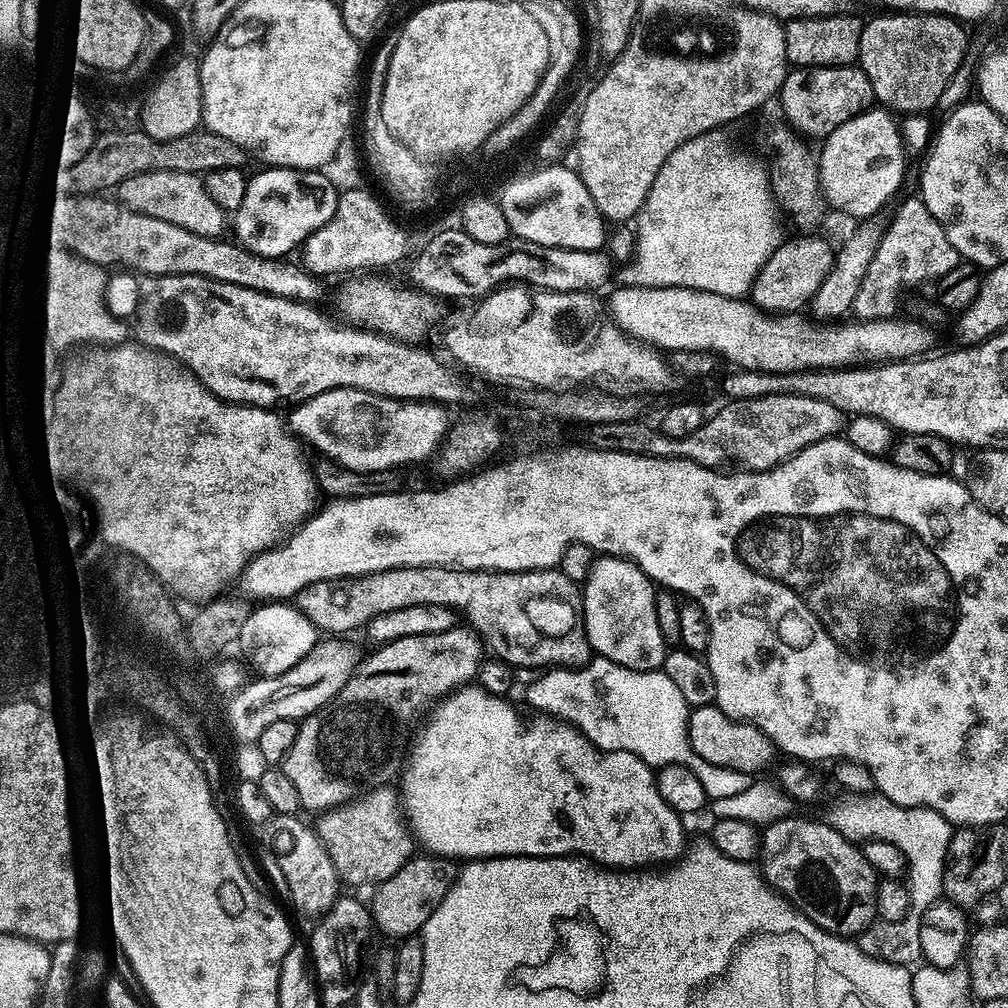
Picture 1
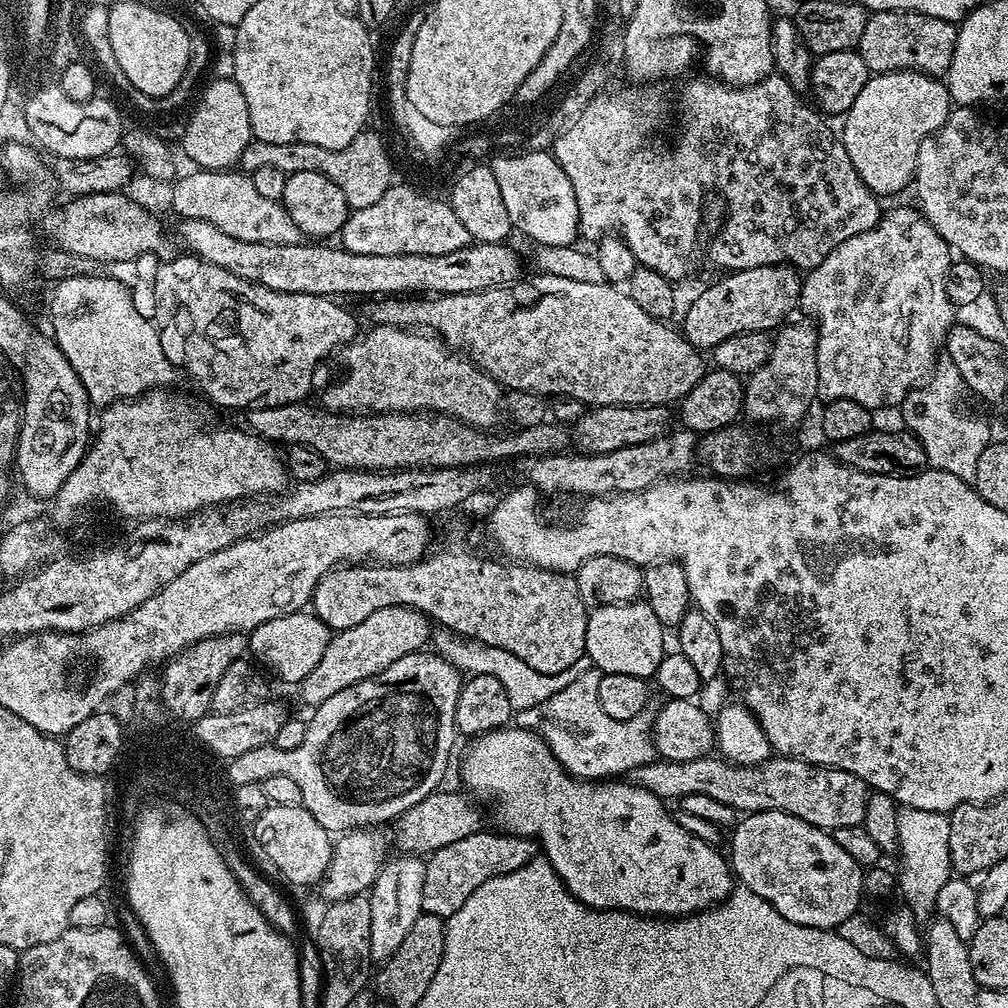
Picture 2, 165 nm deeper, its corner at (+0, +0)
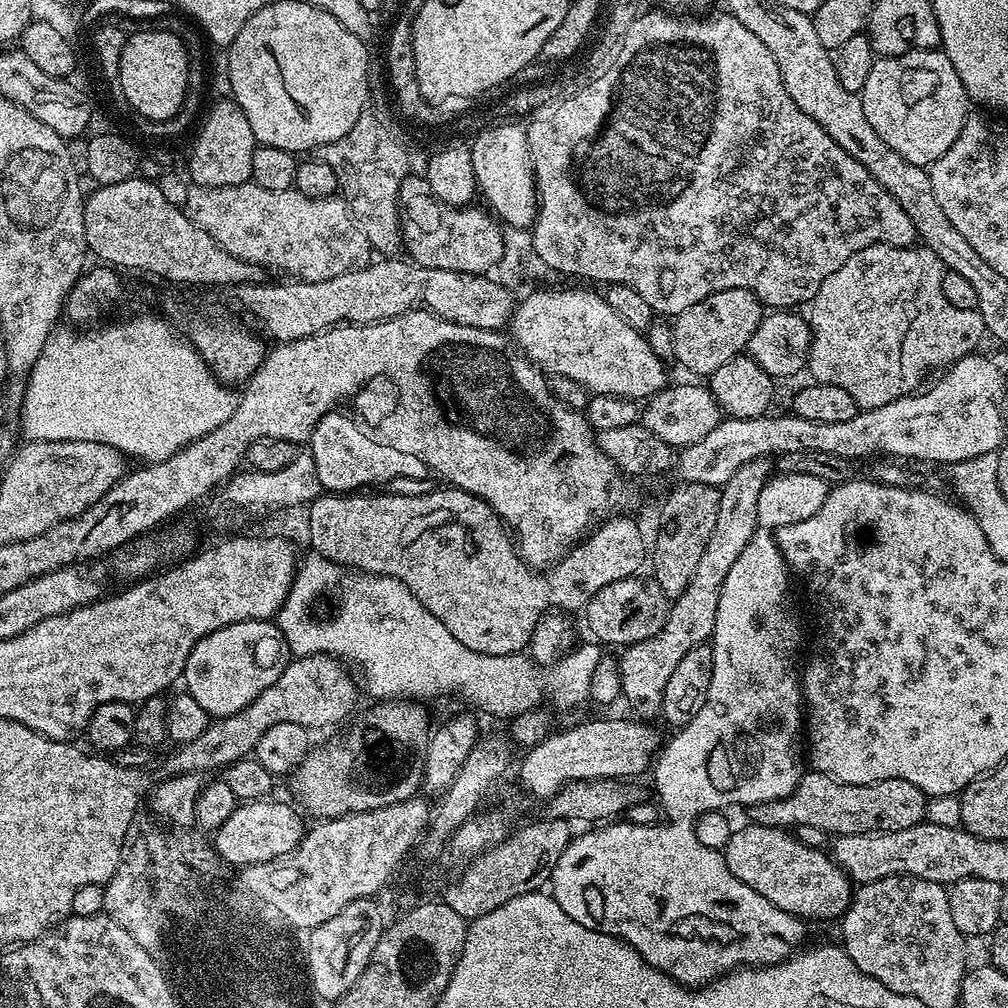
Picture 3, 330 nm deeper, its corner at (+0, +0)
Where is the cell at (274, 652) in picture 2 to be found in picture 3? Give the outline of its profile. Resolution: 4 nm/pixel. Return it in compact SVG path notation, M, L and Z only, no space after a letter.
M272 620L234 622L230 626L222 626L222 630L214 630L214 634L206 634L206 638L202 638L202 642L198 642L194 650L190 650L190 658L186 658L182 684L185 684L183 687L190 698L194 698L198 706L208 712L209 717L238 714L238 710L250 706L250 702L254 702L254 698L258 698L258 694L262 694L266 686L278 682L278 674L282 674L289 659L288 643L280 632L279 623Z

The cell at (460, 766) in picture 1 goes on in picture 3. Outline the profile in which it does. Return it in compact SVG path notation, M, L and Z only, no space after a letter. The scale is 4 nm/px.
M604 822L593 828L596 828L593 832L584 832L581 836L580 833L573 835L572 840L562 850L562 856L552 867L550 895L556 899L558 906L562 906L562 910L566 910L566 914L570 914L570 918L574 918L574 922L578 922L578 926L586 926L590 930L598 930L602 934L610 934L614 938L626 941L630 947L638 950L638 954L642 954L646 962L650 962L650 966L654 966L659 972L665 972L681 986L710 984L717 976L723 976L725 972L731 972L733 968L741 966L780 964L805 943L803 942L805 921L799 916L791 916L786 910L778 910L778 906L774 906L774 902L766 902L766 898L762 898L758 890L750 890L746 882L738 882L738 878L734 878L734 874L730 874L726 866L723 851L715 852L702 846L702 842L698 842L698 838L690 834L675 836L671 827L660 832L660 836L656 836L656 824L634 825L627 822Z

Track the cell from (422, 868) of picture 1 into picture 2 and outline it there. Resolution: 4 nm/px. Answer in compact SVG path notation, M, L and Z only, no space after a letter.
M481 830L466 838L461 838L459 842L450 842L450 846L442 846L442 850L431 853L424 860L424 881L422 882L424 912L441 918L452 916L454 910L458 910L458 906L462 906L462 902L466 902L466 898L470 898L470 894L474 894L474 890L478 890L478 886L482 886L482 882L495 876L510 874L510 870L518 870L522 866L526 866L526 862L537 859L538 844L531 836L509 836L499 830L491 831Z

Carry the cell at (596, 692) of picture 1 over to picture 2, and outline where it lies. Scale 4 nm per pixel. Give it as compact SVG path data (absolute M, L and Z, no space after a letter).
M589 668L545 702L521 709L514 716L515 727L536 728L560 764L580 779L618 778L657 759L652 738L653 717L643 712L626 721L613 720L598 702L598 682L602 675L599 669Z

